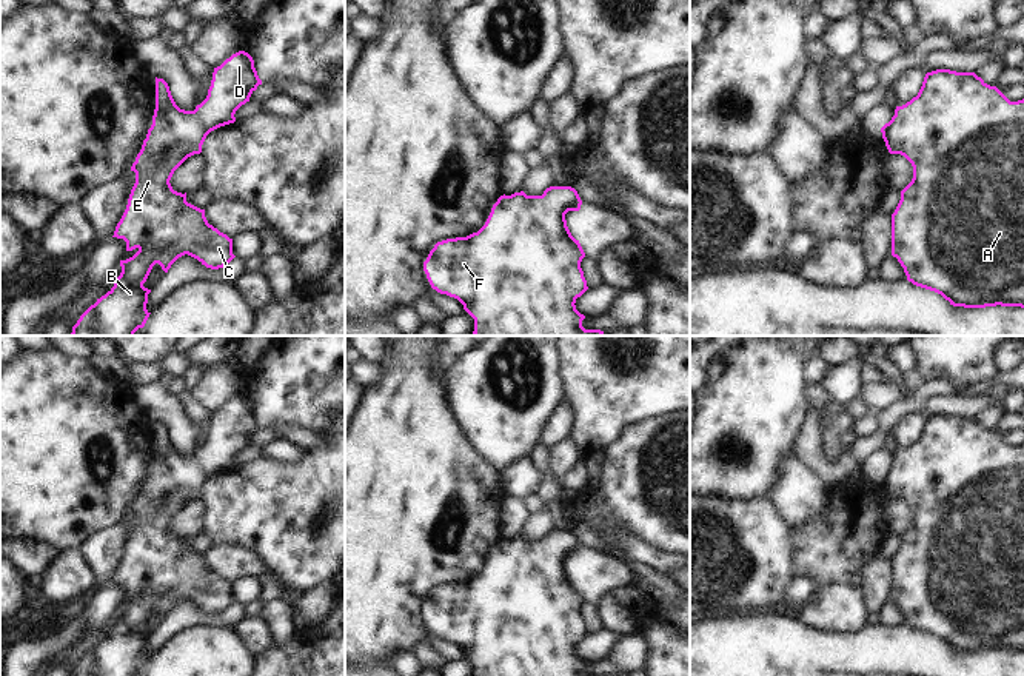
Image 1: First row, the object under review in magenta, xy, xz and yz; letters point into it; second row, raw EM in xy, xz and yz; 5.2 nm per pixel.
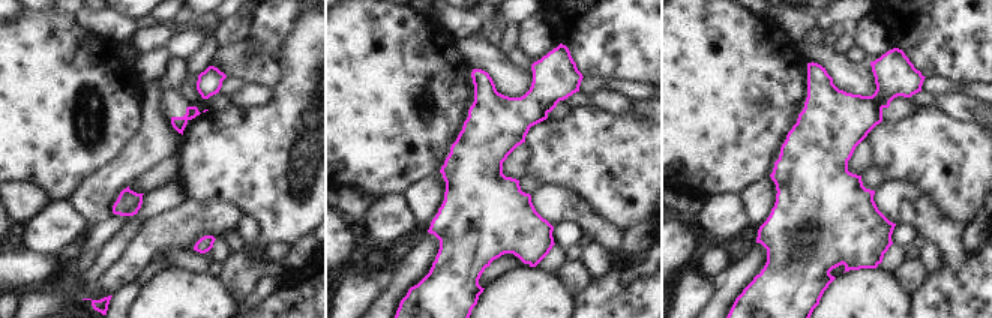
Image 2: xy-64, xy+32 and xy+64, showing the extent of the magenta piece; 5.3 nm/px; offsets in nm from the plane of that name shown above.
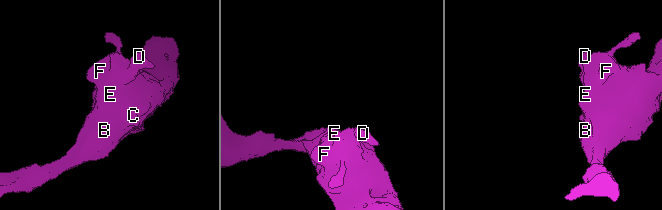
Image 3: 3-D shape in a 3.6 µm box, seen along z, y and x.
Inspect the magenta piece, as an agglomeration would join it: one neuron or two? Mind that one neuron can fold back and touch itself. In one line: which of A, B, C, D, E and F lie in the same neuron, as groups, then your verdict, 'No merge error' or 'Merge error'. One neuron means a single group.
Groups: A B C D E F. No merge error.

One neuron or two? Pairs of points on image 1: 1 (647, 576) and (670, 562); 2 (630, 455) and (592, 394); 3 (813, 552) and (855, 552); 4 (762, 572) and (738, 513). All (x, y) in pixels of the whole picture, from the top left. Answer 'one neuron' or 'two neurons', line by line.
1: two neurons
2: two neurons
3: one neuron
4: one neuron

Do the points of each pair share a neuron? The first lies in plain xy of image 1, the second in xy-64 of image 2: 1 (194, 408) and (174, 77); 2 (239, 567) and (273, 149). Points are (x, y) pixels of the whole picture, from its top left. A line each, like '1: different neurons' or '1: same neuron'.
1: same neuron
2: different neurons

